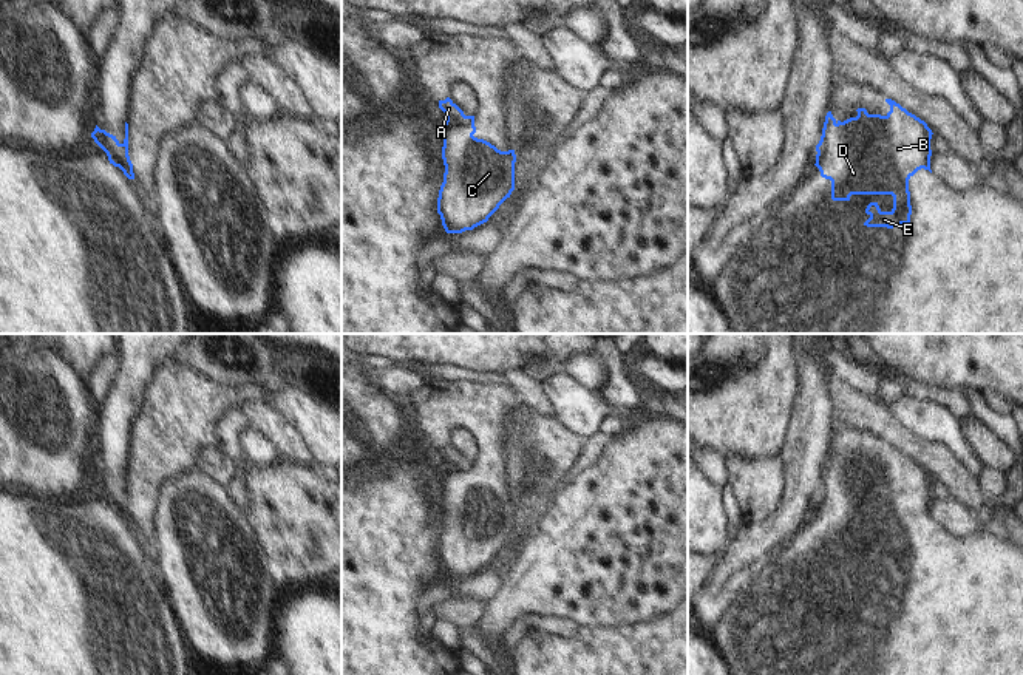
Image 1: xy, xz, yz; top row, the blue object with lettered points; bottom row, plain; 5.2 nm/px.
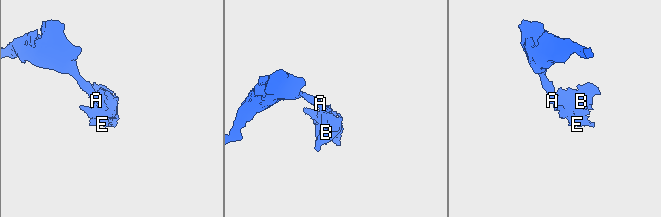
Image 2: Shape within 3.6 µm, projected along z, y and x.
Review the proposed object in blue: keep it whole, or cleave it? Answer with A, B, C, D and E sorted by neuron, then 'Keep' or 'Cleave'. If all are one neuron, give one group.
Groups: A / B C D E. Cleave.

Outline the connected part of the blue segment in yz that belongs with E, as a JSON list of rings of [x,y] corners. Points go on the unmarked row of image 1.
[[[885,445],[890,457],[885,462],[868,460],[858,454],[858,462],[844,468],[827,459],[822,482],[817,490],[816,513],[821,522],[831,527],[831,545],[850,547],[851,541],[892,541],[893,555],[882,558],[878,548],[870,548],[865,559],[870,562],[864,572],[893,575],[910,570],[912,551],[909,525],[921,514],[930,516],[932,476],[924,466],[909,459],[892,445]]]

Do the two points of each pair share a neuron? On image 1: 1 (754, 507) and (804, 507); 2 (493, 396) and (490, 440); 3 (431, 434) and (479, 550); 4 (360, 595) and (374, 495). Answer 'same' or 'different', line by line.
1: different
2: same
3: same
4: same

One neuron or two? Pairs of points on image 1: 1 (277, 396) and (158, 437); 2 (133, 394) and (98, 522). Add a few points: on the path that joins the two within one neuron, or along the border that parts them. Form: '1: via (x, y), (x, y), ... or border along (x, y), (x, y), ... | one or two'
1: border along (274, 385), (261, 397) | two
2: border along (129, 453), (124, 485), (119, 490) | two

